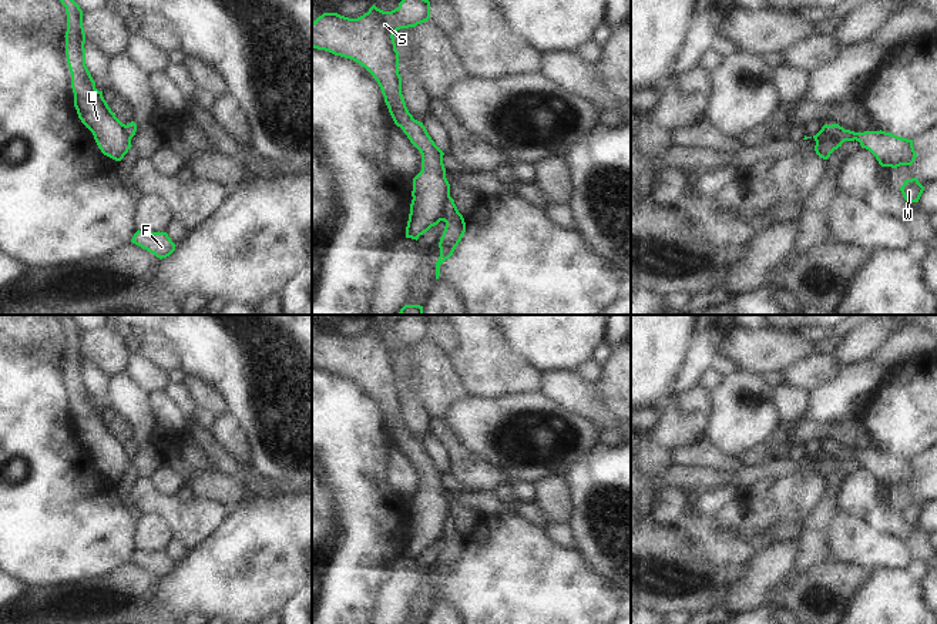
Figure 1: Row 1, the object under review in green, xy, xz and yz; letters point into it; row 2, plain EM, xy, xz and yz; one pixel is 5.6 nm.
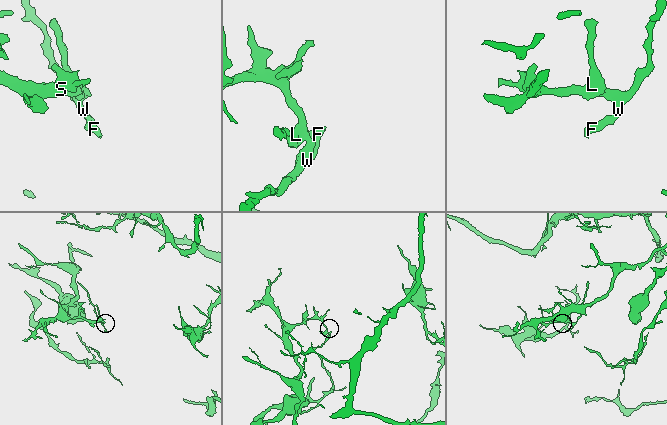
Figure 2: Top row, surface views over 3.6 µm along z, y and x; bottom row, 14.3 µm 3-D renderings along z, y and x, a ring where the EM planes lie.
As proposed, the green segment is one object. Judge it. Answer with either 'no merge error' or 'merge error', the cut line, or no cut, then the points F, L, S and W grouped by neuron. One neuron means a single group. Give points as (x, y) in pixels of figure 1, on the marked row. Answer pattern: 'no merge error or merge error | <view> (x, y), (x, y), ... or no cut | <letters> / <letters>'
merge error | xz (450, 197), (443, 220) | F W / L S

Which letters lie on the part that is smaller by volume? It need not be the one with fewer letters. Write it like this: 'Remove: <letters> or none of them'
Remove: F, W

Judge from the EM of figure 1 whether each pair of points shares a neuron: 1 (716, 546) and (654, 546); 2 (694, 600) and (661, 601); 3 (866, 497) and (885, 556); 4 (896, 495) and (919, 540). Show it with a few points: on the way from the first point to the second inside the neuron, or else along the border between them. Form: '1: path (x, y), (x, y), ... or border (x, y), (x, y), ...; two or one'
1: border (674, 527), (682, 547), (711, 564); two
2: path (685, 600), (669, 600); one
3: border (845, 509), (867, 519), (903, 543); two
4: border (883, 486), (890, 500), (899, 509); two

